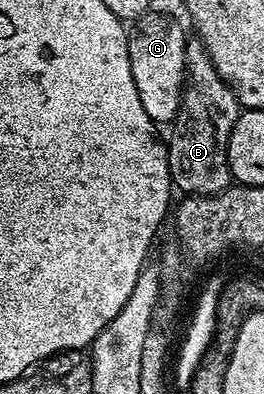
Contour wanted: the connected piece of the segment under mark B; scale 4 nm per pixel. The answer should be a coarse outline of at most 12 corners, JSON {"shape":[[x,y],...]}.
{"shape":[[186,42],[166,158],[175,190],[229,189],[240,106],[202,42]]}

